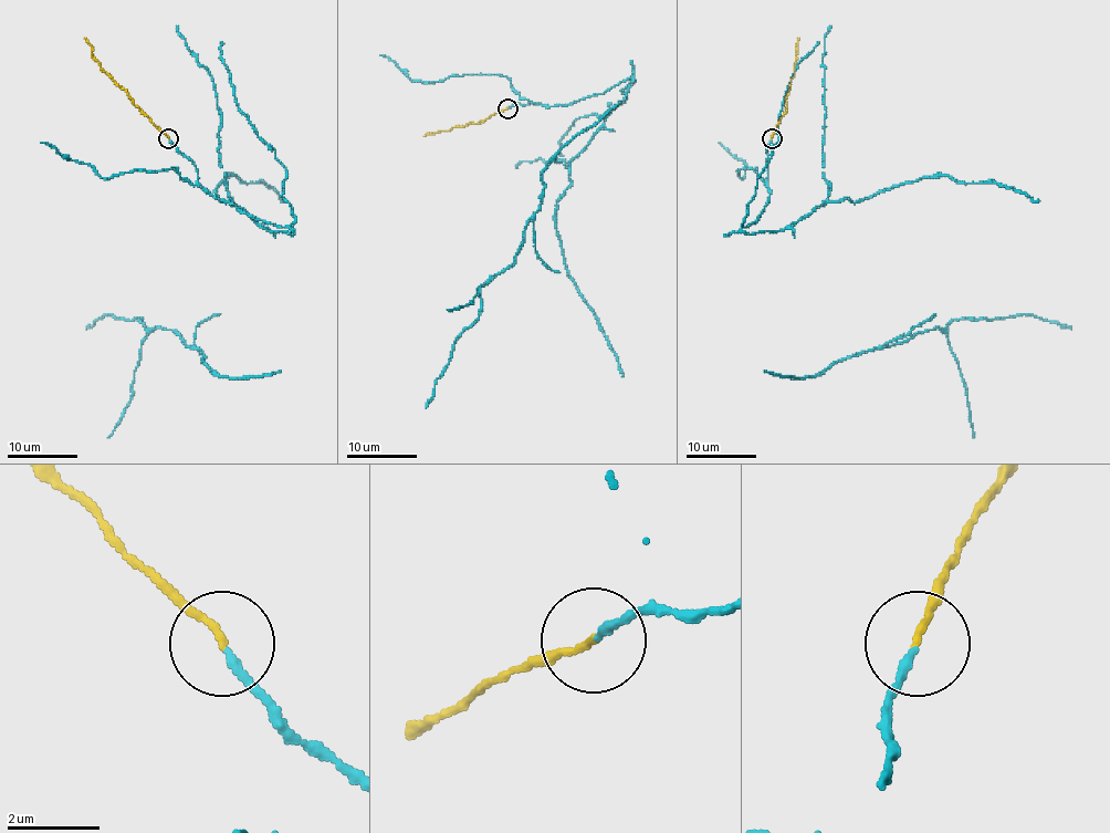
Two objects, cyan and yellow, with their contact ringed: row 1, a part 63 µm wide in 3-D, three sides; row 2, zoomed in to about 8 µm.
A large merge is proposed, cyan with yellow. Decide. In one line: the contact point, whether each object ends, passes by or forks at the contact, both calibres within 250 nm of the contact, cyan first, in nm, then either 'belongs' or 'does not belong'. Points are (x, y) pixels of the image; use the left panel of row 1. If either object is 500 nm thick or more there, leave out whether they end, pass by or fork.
at (168, 138); cyan ends there; yellow ends there; 170 nm thick on the cyan side, 140 nm on the other; belongs

